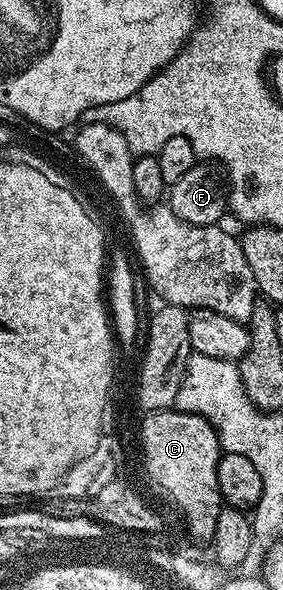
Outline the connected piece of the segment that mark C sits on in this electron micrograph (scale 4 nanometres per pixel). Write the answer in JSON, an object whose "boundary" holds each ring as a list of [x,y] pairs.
{"boundary":[[[172,408],[167,413],[154,411],[156,416],[146,420],[145,439],[146,447],[143,448],[149,455],[150,470],[153,470],[154,477],[168,487],[169,501],[178,505],[180,513],[186,517],[186,526],[190,529],[189,537],[198,544],[213,543],[216,536],[216,519],[220,517],[223,508],[222,493],[218,483],[218,462],[224,453],[221,444],[218,442],[218,431],[208,420],[204,420],[195,414],[189,414],[183,410]]]}

